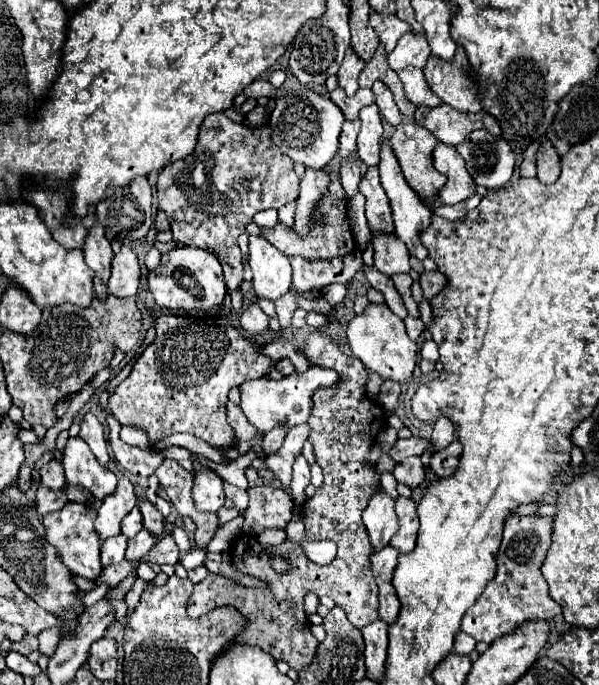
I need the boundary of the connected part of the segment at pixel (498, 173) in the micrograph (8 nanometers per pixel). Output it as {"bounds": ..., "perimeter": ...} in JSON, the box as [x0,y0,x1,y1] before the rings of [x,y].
{"bounds":[457,129,515,189],"perimeter":[[[487,129],[473,131],[473,135],[457,145],[457,151],[465,159],[467,169],[477,185],[499,189],[513,175],[515,155],[509,143],[505,139],[493,137]]]}

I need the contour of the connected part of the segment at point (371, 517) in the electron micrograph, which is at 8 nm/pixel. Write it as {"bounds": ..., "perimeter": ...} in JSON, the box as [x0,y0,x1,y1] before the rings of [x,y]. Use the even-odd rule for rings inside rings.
{"bounds":[363,491,399,551],"perimeter":[[[377,491],[371,497],[369,507],[363,511],[363,523],[365,523],[367,533],[369,533],[371,549],[379,551],[379,549],[387,547],[391,537],[397,533],[397,527],[399,527],[393,499],[387,493]]]}

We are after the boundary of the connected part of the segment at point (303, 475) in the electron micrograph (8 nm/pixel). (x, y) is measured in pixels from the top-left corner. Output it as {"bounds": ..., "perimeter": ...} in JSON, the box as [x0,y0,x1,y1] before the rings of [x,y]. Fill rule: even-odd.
{"bounds":[291,455,311,505],"perimeter":[[[299,455],[297,459],[295,459],[295,463],[293,463],[293,479],[291,479],[291,491],[293,491],[293,495],[295,495],[295,501],[299,503],[299,505],[303,505],[305,503],[305,487],[309,485],[309,481],[311,481],[311,473],[309,473],[309,463],[305,461],[305,457],[303,455]]]}

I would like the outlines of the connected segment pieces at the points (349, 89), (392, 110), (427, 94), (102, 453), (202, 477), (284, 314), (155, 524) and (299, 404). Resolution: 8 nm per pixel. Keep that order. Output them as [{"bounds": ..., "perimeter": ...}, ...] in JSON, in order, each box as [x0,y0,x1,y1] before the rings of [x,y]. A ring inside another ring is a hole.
[{"bounds":[337,47,365,95],"perimeter":[[[349,47],[349,49],[345,51],[345,59],[343,59],[341,69],[339,69],[339,73],[337,73],[339,87],[343,87],[347,95],[353,95],[353,93],[359,89],[357,77],[359,77],[359,73],[361,73],[363,67],[365,67],[365,63],[363,63],[363,61],[355,55],[355,51]]]},{"bounds":[371,81,401,127],"perimeter":[[[381,81],[373,83],[371,89],[373,89],[375,97],[377,97],[377,107],[379,107],[381,115],[387,119],[387,123],[397,127],[401,123],[401,111],[399,111],[399,107],[393,101],[393,93]]]},{"bounds":[399,67,443,105],"perimeter":[[[405,67],[399,71],[399,79],[403,81],[403,89],[409,97],[409,101],[413,101],[415,105],[441,105],[443,101],[437,99],[437,95],[433,95],[433,91],[429,91],[429,85],[425,83],[425,75],[421,69],[415,67]]]},{"bounds":[79,415,109,467],"perimeter":[[[85,415],[81,419],[81,433],[79,433],[91,447],[91,451],[97,455],[97,461],[105,467],[109,463],[109,451],[107,451],[107,443],[105,443],[105,433],[103,433],[103,425],[97,421],[97,417]]]},{"bounds":[193,463,225,513],"perimeter":[[[195,463],[197,475],[195,475],[195,485],[193,485],[193,501],[199,511],[205,513],[217,513],[217,509],[223,507],[225,495],[223,495],[223,481],[209,469],[203,469],[199,463]]]},{"bounds":[275,293,295,329],"perimeter":[[[287,293],[281,299],[277,299],[275,301],[275,309],[277,309],[277,317],[279,317],[279,323],[281,323],[281,329],[291,327],[289,319],[291,319],[291,315],[295,311],[295,299],[293,299],[293,295]]]},{"bounds":[137,499,165,537],"perimeter":[[[139,499],[137,505],[139,505],[141,515],[143,515],[143,527],[159,537],[165,531],[165,517],[147,499]]]},{"bounds":[241,367,339,433],"perimeter":[[[309,367],[307,373],[303,375],[289,375],[279,381],[273,381],[269,377],[259,377],[245,381],[241,385],[241,409],[243,415],[249,419],[249,423],[261,433],[269,433],[273,427],[285,427],[285,431],[301,425],[307,421],[309,411],[311,411],[311,395],[317,387],[331,387],[339,381],[339,375],[331,369],[323,367]]]}]

